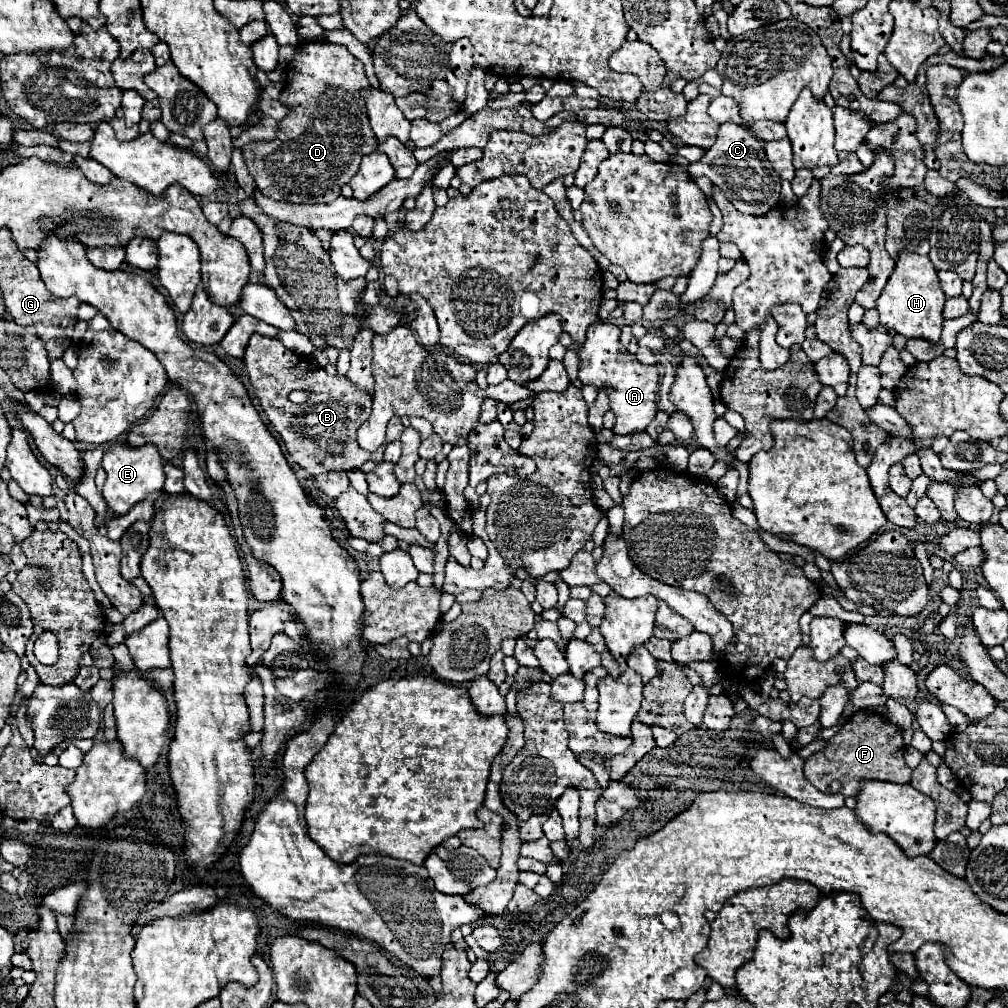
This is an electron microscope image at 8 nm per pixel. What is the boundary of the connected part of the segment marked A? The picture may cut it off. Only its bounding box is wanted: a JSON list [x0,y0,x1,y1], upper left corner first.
[577,323,659,433]

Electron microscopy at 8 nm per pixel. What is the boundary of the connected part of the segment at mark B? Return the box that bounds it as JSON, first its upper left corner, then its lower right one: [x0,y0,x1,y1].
[243,333,385,475]

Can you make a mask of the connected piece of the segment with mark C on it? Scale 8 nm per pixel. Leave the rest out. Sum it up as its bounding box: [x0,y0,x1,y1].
[689,121,781,215]

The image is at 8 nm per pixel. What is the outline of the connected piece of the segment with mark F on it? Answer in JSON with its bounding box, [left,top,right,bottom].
[805,713,911,797]

